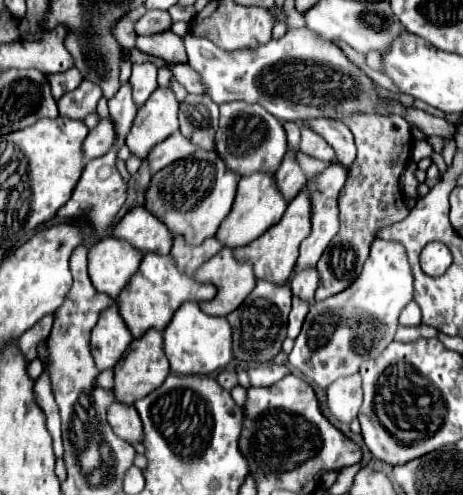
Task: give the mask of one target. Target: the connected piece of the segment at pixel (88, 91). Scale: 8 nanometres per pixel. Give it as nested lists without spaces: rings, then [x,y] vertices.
[[[83,80],[73,92],[69,92],[57,100],[59,114],[67,116],[71,120],[85,120],[87,114],[95,112],[101,96],[103,96],[103,90],[99,90],[99,86],[95,86],[95,82]]]

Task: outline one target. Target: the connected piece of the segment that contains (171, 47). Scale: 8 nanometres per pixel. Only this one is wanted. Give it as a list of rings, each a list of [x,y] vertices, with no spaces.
[[[165,30],[163,34],[151,34],[151,36],[137,36],[135,48],[159,58],[167,58],[171,64],[183,64],[187,62],[183,40],[173,34],[171,30]]]

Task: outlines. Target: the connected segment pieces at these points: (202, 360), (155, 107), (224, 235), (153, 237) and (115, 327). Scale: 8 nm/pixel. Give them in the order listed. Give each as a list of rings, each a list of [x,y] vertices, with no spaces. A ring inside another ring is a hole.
[[[185,302],[173,314],[173,320],[163,332],[165,354],[173,374],[203,376],[225,368],[233,358],[233,336],[227,318],[215,318],[205,314],[197,302]]]
[[[157,88],[135,116],[133,128],[127,136],[131,154],[145,158],[149,150],[163,138],[179,130],[179,100],[171,88]]]
[[[255,172],[251,176],[243,176],[239,180],[239,188],[237,188],[237,198],[235,198],[233,210],[221,222],[221,226],[219,226],[215,236],[229,248],[245,246],[245,244],[253,242],[255,238],[259,238],[275,222],[279,222],[283,218],[285,210],[287,210],[287,200],[283,198],[283,194],[279,194],[279,188],[277,188],[275,178],[271,174]]]
[[[145,206],[129,210],[113,228],[113,236],[131,242],[141,252],[169,254],[173,246],[171,230]]]
[[[113,302],[111,308],[103,310],[97,326],[91,332],[91,352],[99,370],[107,370],[117,364],[133,336],[119,314],[119,304]]]

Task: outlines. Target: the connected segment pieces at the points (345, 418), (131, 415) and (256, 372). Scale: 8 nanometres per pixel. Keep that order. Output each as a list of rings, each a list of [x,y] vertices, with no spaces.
[[[359,374],[339,378],[327,388],[327,406],[329,412],[343,424],[351,424],[353,418],[357,418],[359,406],[361,406],[361,378]]]
[[[115,400],[107,408],[107,422],[111,422],[111,428],[115,434],[127,442],[141,442],[143,426],[137,410],[133,406],[125,406],[119,400]]]
[[[259,364],[259,366],[253,366],[247,370],[249,374],[249,380],[251,380],[251,386],[271,386],[275,382],[279,382],[283,376],[289,374],[287,366],[277,366],[277,364]]]

